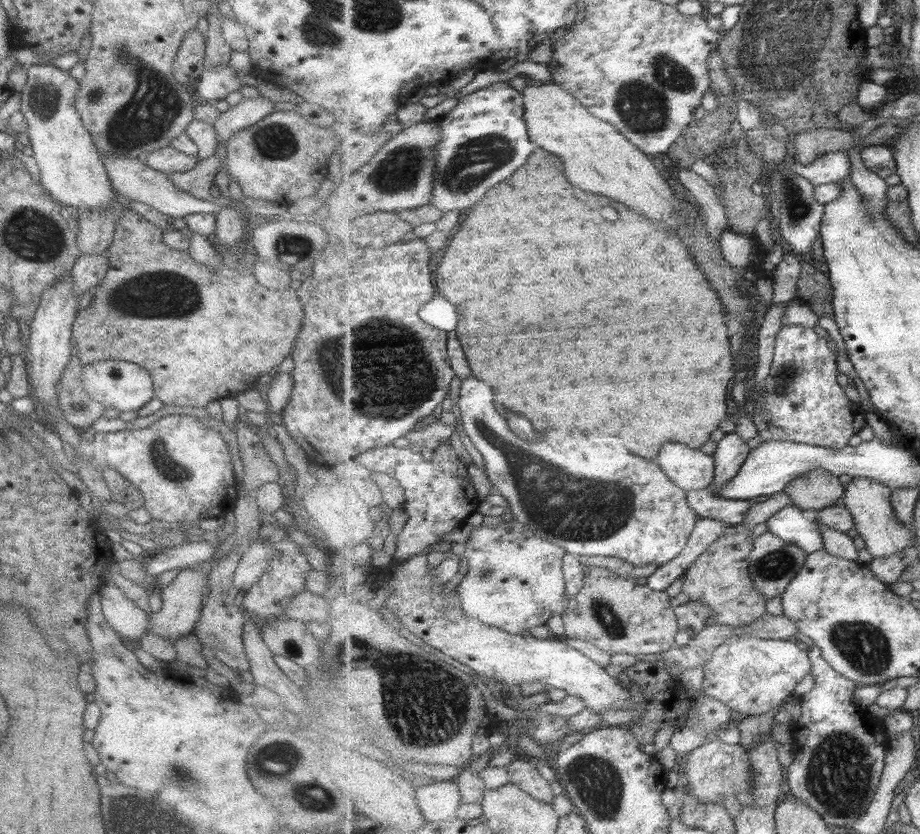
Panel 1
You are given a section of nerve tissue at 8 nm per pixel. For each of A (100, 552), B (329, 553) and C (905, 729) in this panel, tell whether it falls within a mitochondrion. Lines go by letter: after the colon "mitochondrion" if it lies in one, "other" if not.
A: other
B: other
C: other

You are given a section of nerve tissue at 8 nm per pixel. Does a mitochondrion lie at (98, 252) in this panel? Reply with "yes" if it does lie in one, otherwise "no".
no

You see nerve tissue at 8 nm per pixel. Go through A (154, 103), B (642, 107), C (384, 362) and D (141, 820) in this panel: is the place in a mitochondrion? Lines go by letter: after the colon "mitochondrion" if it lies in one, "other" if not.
A: mitochondrion
B: mitochondrion
C: mitochondrion
D: mitochondrion

